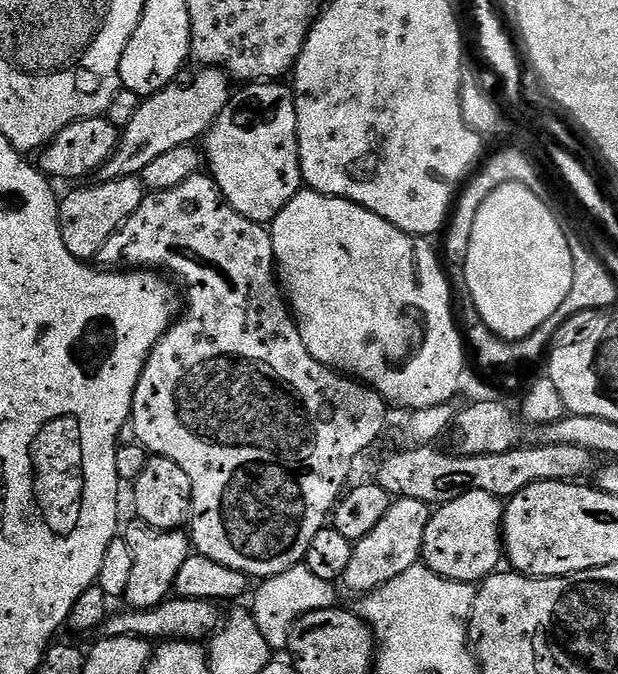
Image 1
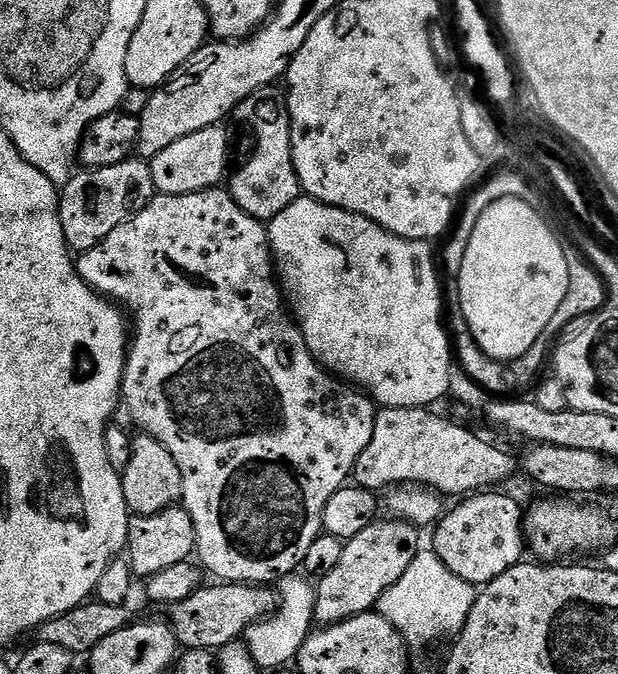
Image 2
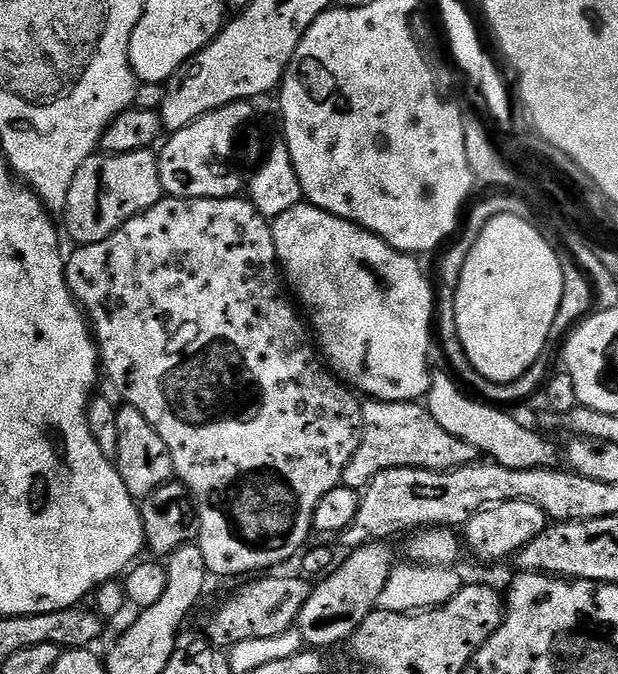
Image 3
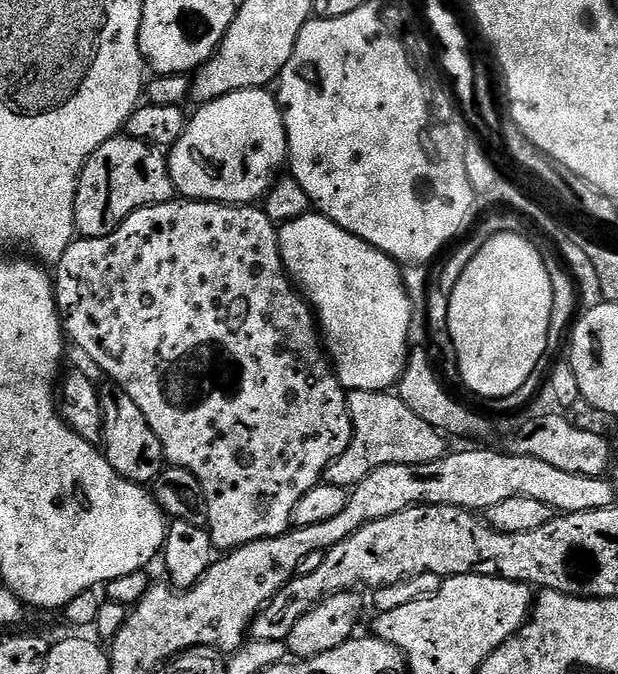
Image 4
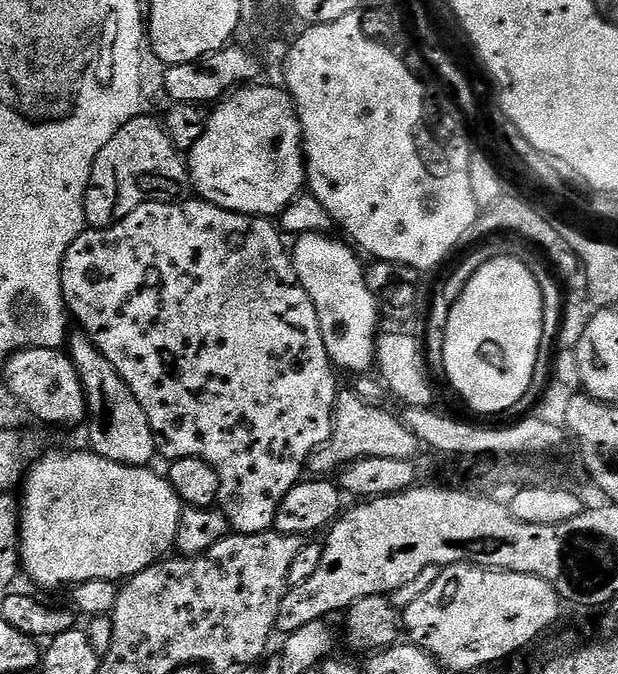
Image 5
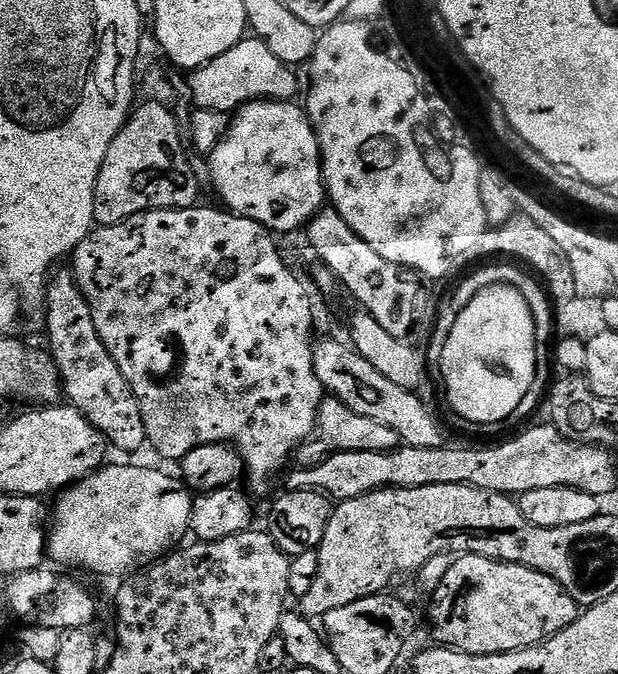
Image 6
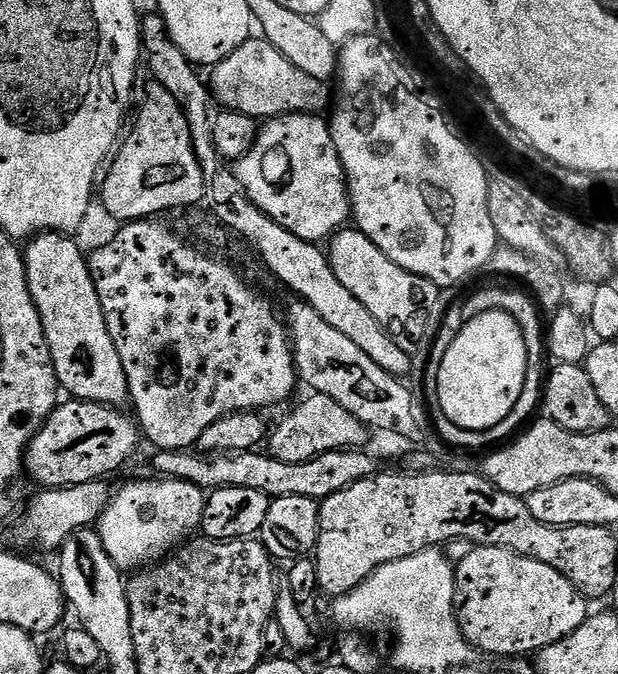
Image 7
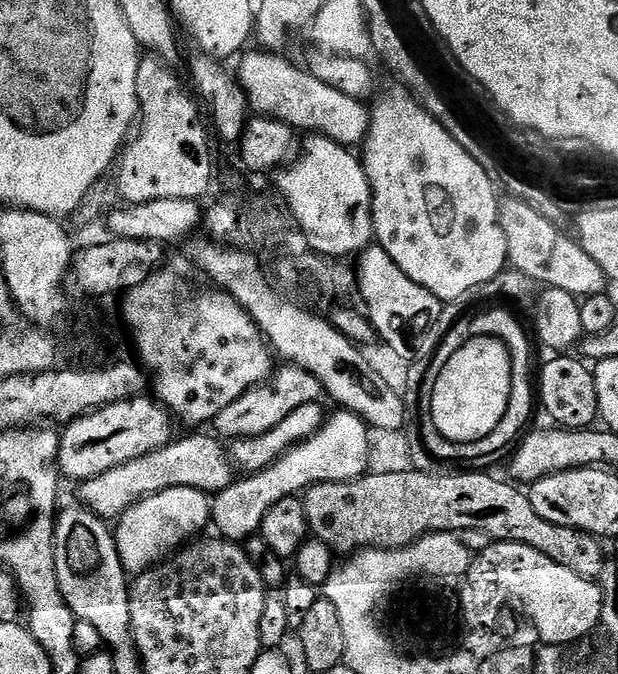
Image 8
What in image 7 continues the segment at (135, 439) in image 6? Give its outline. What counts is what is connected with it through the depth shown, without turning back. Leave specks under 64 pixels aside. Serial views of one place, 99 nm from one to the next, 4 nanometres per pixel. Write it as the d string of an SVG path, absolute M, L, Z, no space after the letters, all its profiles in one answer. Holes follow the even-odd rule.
M41 232L27 241L28 248L26 244L23 253L30 294L42 318L46 342L50 346L50 358L54 362L54 370L61 389L69 397L77 400L124 406L130 400L124 363L118 354L118 346L114 346L114 338L110 338L110 330L106 326L106 314L102 314L102 302L98 302L98 290L88 269L86 252L83 252L72 239L73 237L68 234Z

